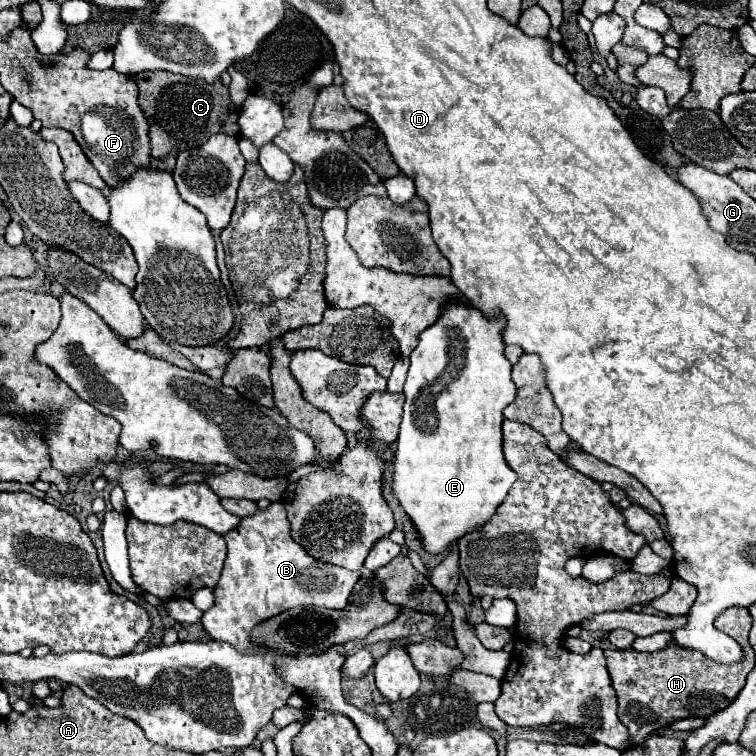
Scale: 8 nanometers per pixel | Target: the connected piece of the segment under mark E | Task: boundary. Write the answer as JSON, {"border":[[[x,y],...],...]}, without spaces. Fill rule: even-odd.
{"border":[[[452,302],[444,308],[440,320],[420,334],[420,342],[410,356],[410,370],[408,370],[408,378],[406,378],[406,384],[404,384],[404,396],[406,396],[404,416],[402,416],[400,434],[398,434],[396,452],[394,452],[394,462],[392,462],[392,466],[394,466],[392,494],[398,498],[404,514],[410,518],[414,530],[418,532],[422,548],[432,556],[448,550],[458,538],[474,532],[476,528],[482,528],[494,516],[496,508],[504,502],[510,486],[518,478],[516,472],[508,466],[508,462],[504,460],[504,454],[502,454],[502,422],[504,422],[502,410],[516,398],[516,386],[512,384],[512,378],[510,378],[512,364],[504,356],[504,340],[502,340],[502,334],[500,334],[502,328],[504,328],[504,320],[488,320],[488,318],[484,318],[484,314],[480,310],[472,308],[470,304]]]}

